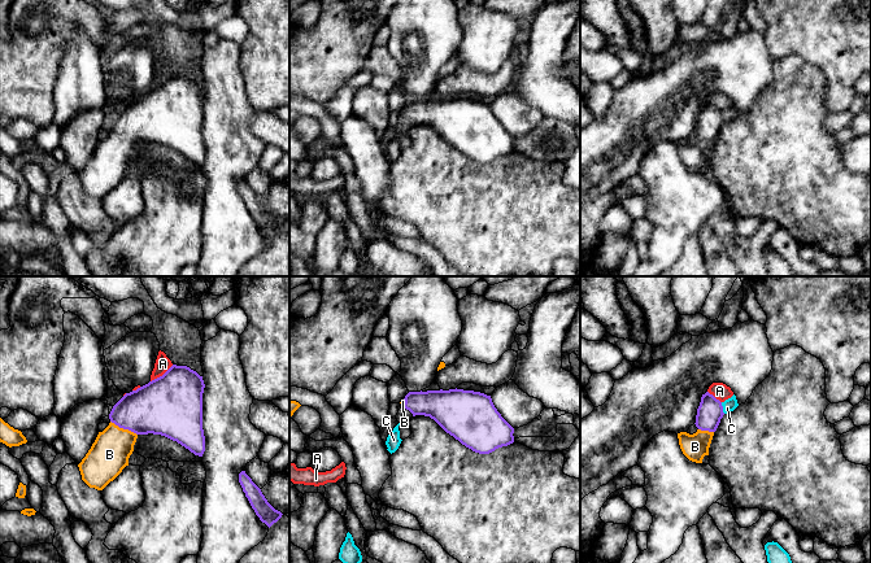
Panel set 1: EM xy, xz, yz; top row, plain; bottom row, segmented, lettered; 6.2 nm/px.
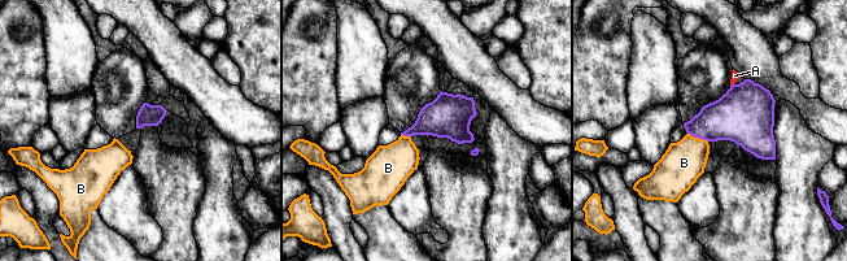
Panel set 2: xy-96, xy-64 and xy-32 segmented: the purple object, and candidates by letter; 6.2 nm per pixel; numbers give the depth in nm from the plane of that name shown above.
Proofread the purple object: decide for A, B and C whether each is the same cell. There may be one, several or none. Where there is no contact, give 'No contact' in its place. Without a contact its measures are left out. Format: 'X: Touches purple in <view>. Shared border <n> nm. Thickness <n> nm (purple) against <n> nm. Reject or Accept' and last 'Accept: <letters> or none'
A: Touches purple in xy. Shared border 180 nm. Thickness 380 nm (purple) against 100 nm. Reject
B: Touches purple in xy. Shared border 190 nm. Thickness 320 nm (purple) against 240 nm. Accept
C: Touches purple in yz. Shared border 80 nm. Thickness 160 nm (purple) against 80 nm. Reject
Accept: B

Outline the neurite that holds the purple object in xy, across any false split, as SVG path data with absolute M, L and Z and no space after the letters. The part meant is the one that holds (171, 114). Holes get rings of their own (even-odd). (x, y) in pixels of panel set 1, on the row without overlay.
M173 74L162 86L126 102L113 115L109 135L78 174L82 189L103 200L129 175L139 144L165 145L202 166L204 97L196 80Z

